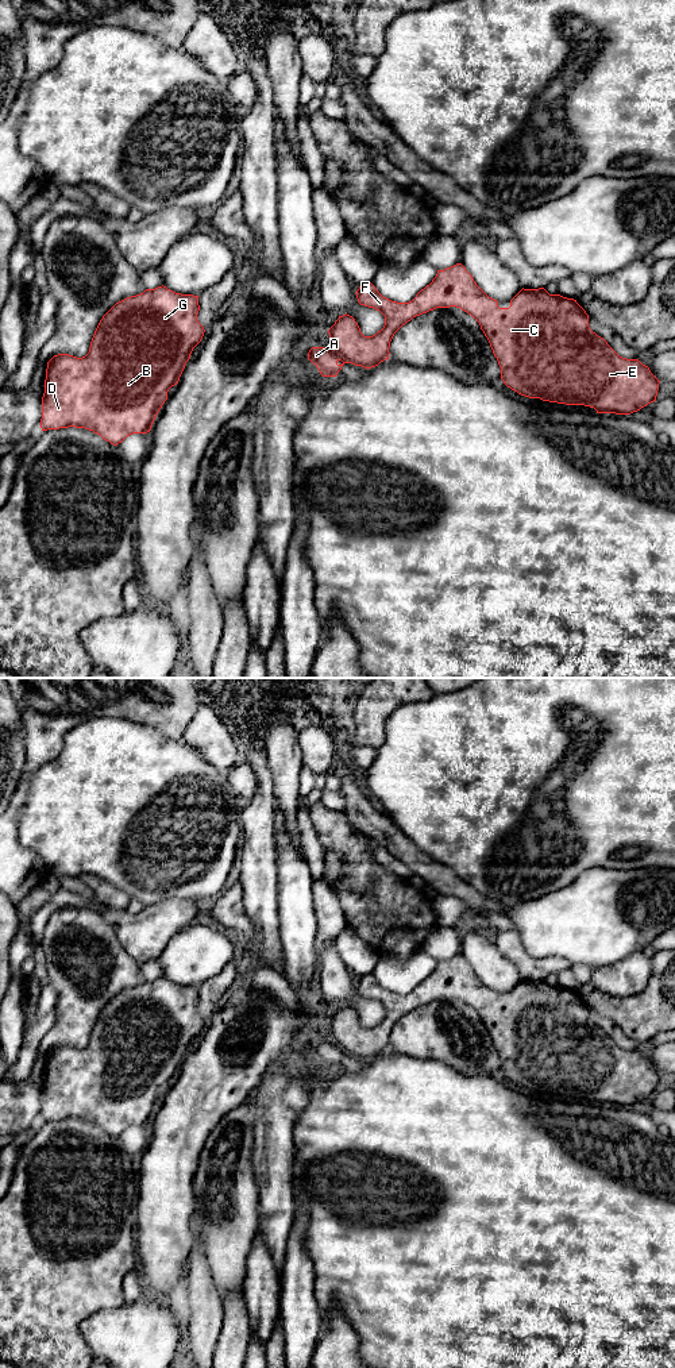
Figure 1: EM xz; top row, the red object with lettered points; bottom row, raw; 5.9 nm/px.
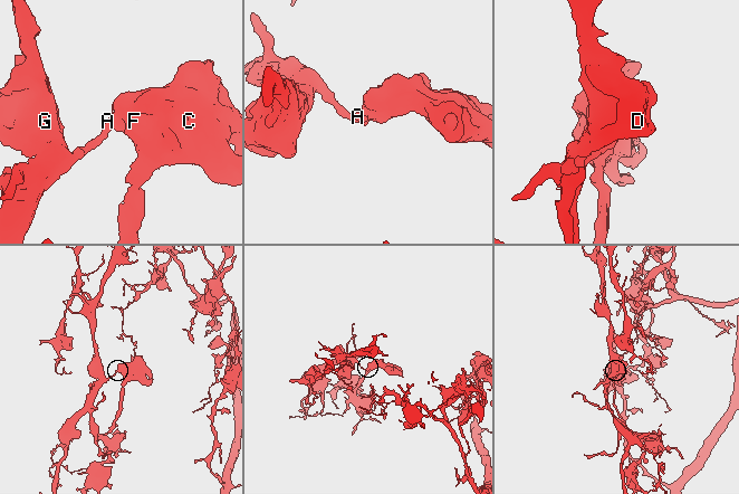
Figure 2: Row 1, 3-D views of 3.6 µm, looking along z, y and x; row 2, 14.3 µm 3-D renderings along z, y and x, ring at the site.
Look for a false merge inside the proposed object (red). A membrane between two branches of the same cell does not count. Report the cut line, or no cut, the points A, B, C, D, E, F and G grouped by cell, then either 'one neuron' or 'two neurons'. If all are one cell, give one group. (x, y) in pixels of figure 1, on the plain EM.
cut in xz along (330, 1037), (344, 1054); A B D G / C E F; two neurons

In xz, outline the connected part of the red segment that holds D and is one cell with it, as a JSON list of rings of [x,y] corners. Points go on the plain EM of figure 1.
[[[163,976],[116,994],[100,1011],[85,1048],[58,1045],[47,1053],[42,1088],[42,1122],[85,1120],[113,1137],[132,1125],[150,1124],[159,1101],[167,1091],[169,1080],[178,1075],[193,1040],[204,1028],[205,1021],[197,1011],[198,1002],[198,987],[176,984]]]

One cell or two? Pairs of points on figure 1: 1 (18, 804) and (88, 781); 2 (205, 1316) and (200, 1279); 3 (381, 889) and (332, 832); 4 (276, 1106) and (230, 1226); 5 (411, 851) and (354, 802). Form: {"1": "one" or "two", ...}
{"1": "two", "2": "one", "3": "one", "4": "two", "5": "one"}

